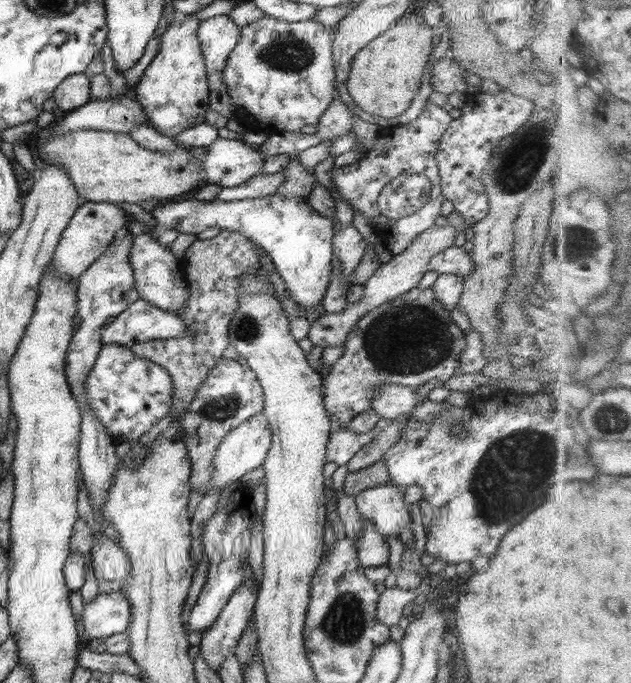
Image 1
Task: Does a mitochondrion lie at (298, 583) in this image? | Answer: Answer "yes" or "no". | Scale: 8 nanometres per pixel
no

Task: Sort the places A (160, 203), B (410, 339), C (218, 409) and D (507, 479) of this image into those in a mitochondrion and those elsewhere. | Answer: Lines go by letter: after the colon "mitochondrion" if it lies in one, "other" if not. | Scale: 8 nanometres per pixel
A: other
B: mitochondrion
C: mitochondrion
D: mitochondrion

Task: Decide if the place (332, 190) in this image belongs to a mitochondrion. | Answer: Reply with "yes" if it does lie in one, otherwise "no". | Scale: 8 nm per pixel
no

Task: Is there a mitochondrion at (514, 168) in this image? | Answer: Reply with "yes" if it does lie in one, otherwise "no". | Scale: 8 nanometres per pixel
yes

